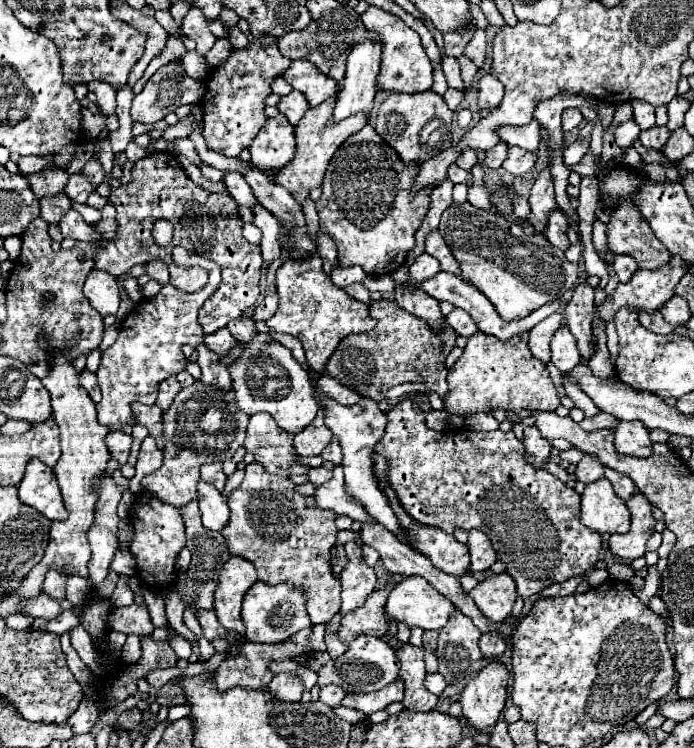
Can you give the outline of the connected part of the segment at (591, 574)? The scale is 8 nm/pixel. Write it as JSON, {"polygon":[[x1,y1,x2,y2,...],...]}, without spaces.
{"polygon":[[592,569,585,573,586,581,591,587,596,587,608,579,609,573,606,569]]}

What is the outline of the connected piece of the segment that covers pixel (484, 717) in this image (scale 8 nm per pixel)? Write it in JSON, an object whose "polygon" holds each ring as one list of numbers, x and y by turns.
{"polygon":[[491,662,465,686,459,704,467,728,483,732,495,726,507,702,507,680,507,668,499,662]]}

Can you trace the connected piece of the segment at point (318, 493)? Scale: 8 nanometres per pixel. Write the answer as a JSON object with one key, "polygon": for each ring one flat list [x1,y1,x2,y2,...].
{"polygon":[[334,466,333,477,329,482,317,486,315,490,315,502,317,506,329,508,335,514,345,514,351,516,357,522,375,522,371,520,371,516,365,512,363,506,359,506,359,502,355,498,351,498,345,488,343,488,343,468]]}

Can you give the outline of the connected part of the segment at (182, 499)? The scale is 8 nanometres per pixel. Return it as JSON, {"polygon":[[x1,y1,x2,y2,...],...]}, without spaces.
{"polygon":[[201,382,183,388,163,414,163,434,167,442,163,448,163,466,143,478,143,492,175,508,183,508,197,500,199,466,213,460,231,460,243,444,247,420,249,416,235,406,233,392,225,394,217,386,205,386]]}

